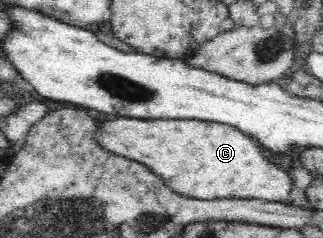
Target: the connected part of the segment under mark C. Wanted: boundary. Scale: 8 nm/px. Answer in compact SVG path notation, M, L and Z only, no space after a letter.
M116 117L99 123L95 140L104 149L137 161L161 177L167 186L184 197L200 200L214 198L258 198L285 202L294 188L290 171L268 161L261 146L234 126L216 121Z

